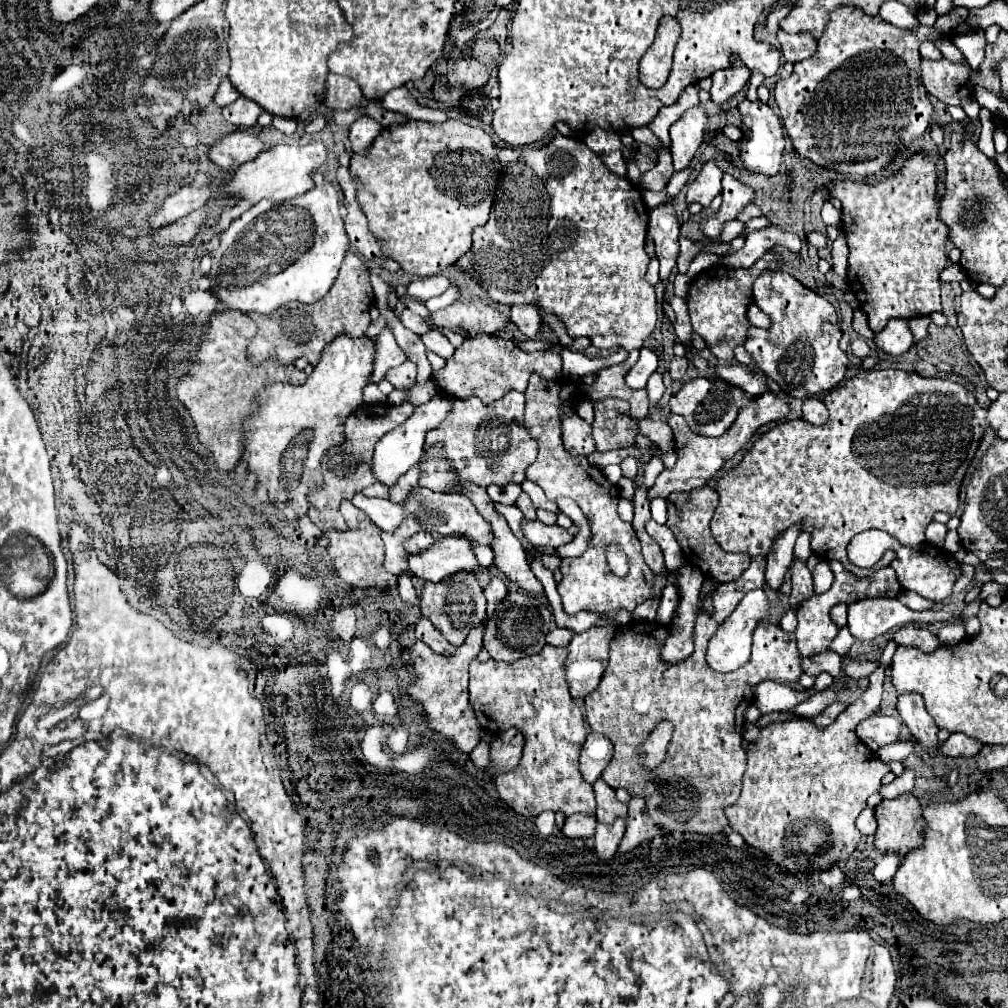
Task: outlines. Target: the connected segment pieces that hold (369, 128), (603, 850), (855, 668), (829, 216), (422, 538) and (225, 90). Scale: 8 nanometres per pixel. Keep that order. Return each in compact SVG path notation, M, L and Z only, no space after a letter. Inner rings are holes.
M359 116L353 124L351 124L351 132L349 132L349 142L355 154L367 154L367 150L371 148L373 140L379 136L381 132L381 124L369 116Z
M615 820L615 824L597 824L595 850L601 860L609 860L615 856L623 832L625 832L625 820Z
M851 661L843 665L844 674L853 680L868 677L879 665L873 662L854 662Z
M825 202L825 204L823 204L821 216L823 216L823 222L825 222L827 226L839 226L839 224L841 224L841 212L839 212L831 202Z
M417 532L409 538L407 542L407 552L409 554L415 554L415 552L423 552L427 550L431 544L435 544L435 538L429 534L429 532Z
M223 78L223 82L219 84L219 88L217 88L217 92L215 92L215 102L223 108L223 106L235 102L237 98L239 98L239 92L231 86L231 82L229 82L227 78Z

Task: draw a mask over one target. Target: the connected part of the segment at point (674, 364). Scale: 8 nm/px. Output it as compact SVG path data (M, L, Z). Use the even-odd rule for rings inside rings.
M675 356L675 358L671 360L671 364L669 364L669 374L671 374L671 378L673 378L673 380L681 380L683 374L685 374L685 370L687 370L687 366L689 366L689 358L687 358L687 356Z

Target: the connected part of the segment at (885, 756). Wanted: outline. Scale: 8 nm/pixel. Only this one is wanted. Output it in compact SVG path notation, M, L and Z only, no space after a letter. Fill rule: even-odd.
M901 740L899 744L879 748L879 750L877 750L877 756L879 756L883 762L889 762L889 760L899 760L899 762L903 762L903 760L905 760L907 756L911 756L913 752L915 752L915 740Z

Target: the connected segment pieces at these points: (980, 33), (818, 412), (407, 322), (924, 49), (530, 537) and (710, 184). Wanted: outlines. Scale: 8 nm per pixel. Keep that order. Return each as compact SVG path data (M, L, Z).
M980 29L965 35L957 35L953 42L963 53L971 68L979 70L985 56L985 46L987 45L984 31Z
M805 398L803 400L803 418L811 424L825 424L827 422L827 408L819 398Z
M409 308L403 310L403 314L401 314L401 322L403 322L403 326L407 326L409 330L413 330L413 332L419 334L419 336L423 336L423 334L429 332L429 324L427 324L421 316L417 316L415 312L411 312Z
M925 41L920 46L920 55L922 58L929 58L932 60L938 60L942 58L943 55L941 54L940 50L935 47L932 42Z
M523 518L521 520L521 530L523 530L523 536L525 540L531 544L531 546L551 546L551 548L559 548L563 544L567 544L569 540L573 540L573 536L561 528L561 526L545 526L545 524L539 524L539 520L527 520Z
M705 162L697 178L687 186L687 202L699 202L705 208L721 194L721 168L715 162Z

